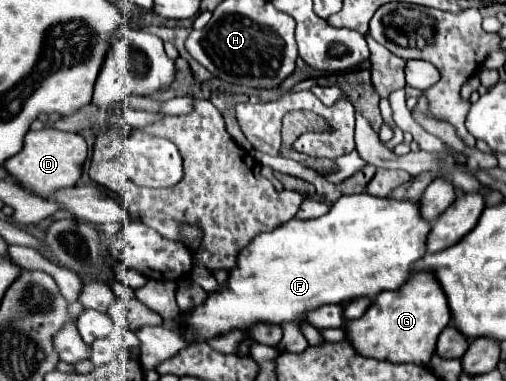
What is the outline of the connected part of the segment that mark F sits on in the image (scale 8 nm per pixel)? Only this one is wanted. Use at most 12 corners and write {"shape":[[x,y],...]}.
{"shape":[[367,193],[239,253],[207,341],[411,279],[433,223]]}

